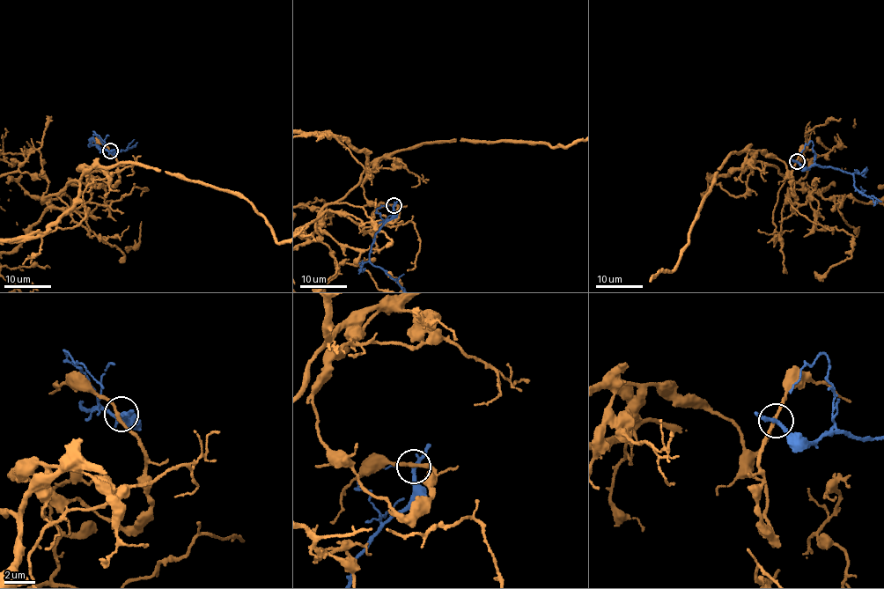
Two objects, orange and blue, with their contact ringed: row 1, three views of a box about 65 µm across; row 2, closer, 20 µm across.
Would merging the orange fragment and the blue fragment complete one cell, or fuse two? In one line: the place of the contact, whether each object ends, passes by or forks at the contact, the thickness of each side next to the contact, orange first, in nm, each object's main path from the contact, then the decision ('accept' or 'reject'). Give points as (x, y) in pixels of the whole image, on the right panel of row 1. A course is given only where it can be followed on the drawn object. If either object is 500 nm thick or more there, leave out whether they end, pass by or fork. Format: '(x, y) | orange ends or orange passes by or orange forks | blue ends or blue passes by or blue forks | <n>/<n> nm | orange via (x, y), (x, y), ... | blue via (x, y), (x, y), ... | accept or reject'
(797, 161) | orange passes by | blue passes by | 200/240 nm | blue via (797, 161), (807, 168), (818, 165), (851, 173), (853, 185), (862, 194), (871, 197), (873, 202), (876, 198) | reject

